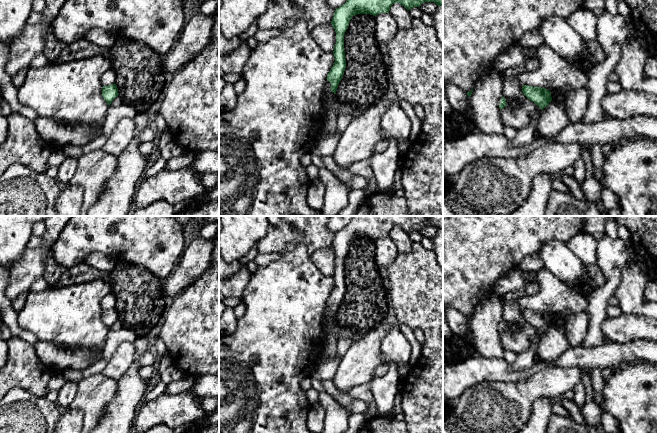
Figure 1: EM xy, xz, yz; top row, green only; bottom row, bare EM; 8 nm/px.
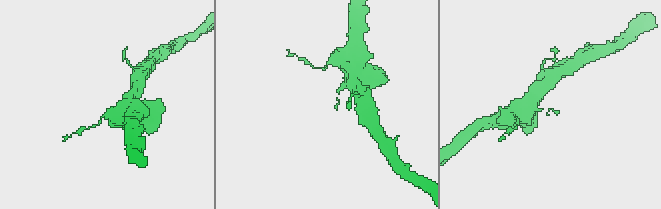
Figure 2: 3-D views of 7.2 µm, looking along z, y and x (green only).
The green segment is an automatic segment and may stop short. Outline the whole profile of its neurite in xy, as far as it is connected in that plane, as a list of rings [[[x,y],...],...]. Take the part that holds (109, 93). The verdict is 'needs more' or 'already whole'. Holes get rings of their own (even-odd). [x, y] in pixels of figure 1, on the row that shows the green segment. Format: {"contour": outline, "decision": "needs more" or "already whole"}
{"contour": [[[115,83],[109,86],[103,86],[102,96],[109,106],[118,95],[118,88]]], "decision": "already whole"}

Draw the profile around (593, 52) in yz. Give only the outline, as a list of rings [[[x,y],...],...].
[[[597,39],[584,42],[582,59],[585,59],[590,63],[595,64],[596,62],[603,60],[605,56],[606,53]]]

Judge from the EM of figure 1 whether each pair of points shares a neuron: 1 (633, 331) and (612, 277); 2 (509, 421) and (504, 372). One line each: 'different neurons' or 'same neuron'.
1: different neurons
2: different neurons

